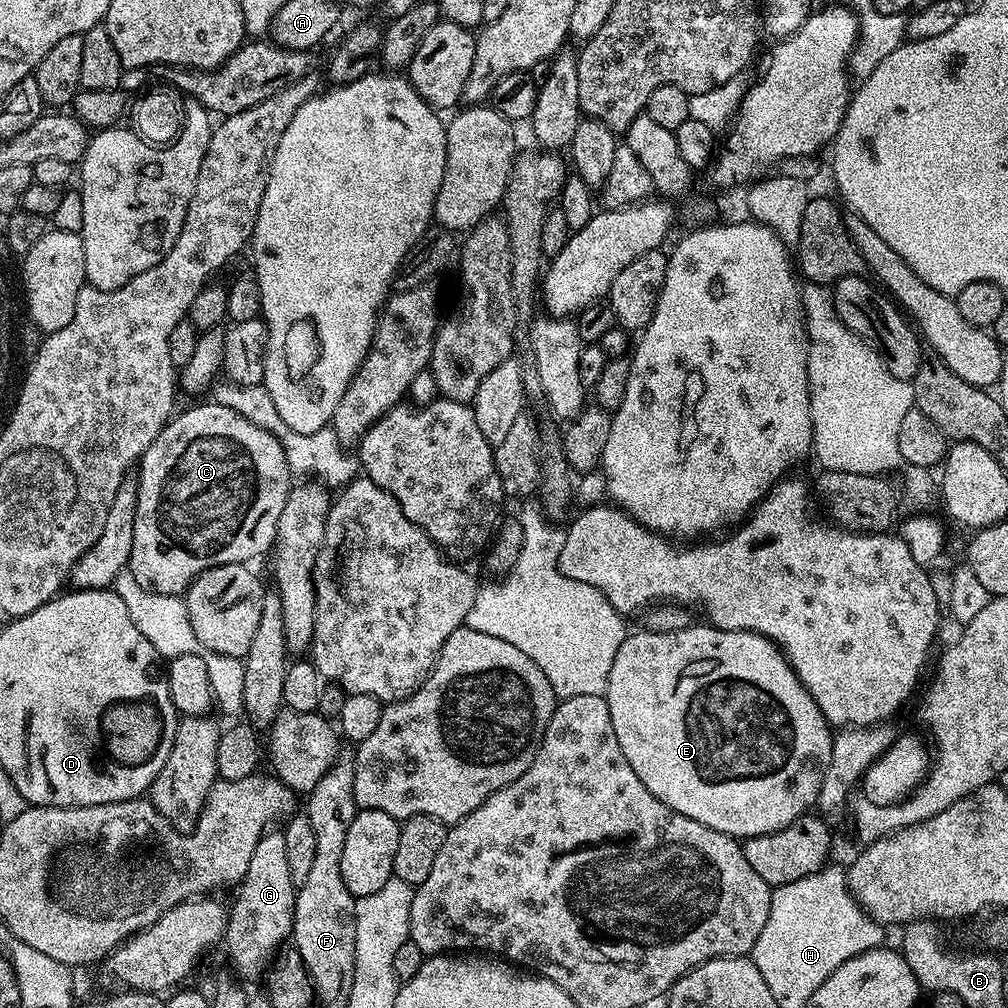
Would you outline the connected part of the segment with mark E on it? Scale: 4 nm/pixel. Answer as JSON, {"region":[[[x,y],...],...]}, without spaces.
{"region":[[[707,622],[693,623],[677,632],[650,632],[639,630],[625,635],[622,646],[618,646],[618,654],[614,654],[614,666],[610,666],[606,699],[610,706],[610,722],[614,726],[614,734],[618,738],[618,746],[622,746],[622,754],[626,754],[626,762],[634,766],[634,774],[642,778],[642,786],[654,794],[678,814],[686,814],[686,818],[694,818],[694,822],[702,822],[702,826],[710,826],[714,830],[724,832],[728,836],[747,838],[758,834],[770,834],[774,830],[782,830],[790,826],[799,816],[809,811],[808,807],[816,804],[822,786],[822,778],[830,766],[832,753],[833,729],[825,719],[814,698],[796,676],[796,671],[788,664],[783,651],[771,640],[767,640],[757,632],[735,632],[714,628]]]}

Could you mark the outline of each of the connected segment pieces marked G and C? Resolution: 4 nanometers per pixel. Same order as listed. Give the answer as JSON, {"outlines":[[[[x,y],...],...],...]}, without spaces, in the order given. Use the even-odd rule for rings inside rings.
{"outlines":[[[[283,831],[265,832],[258,846],[254,846],[250,866],[246,866],[244,879],[238,885],[240,893],[228,908],[228,929],[222,941],[223,947],[228,947],[228,956],[241,977],[263,977],[278,949],[291,937],[297,887],[290,878],[290,865],[286,863]]],[[[215,402],[207,403],[196,404],[193,408],[186,409],[181,416],[180,413],[173,415],[166,427],[158,434],[156,441],[146,449],[138,461],[140,472],[138,471],[136,481],[138,494],[136,495],[136,517],[134,518],[134,542],[130,550],[127,571],[134,574],[138,586],[142,586],[154,594],[179,596],[187,593],[188,587],[206,570],[210,570],[214,566],[252,562],[255,556],[260,556],[263,552],[265,555],[276,541],[278,518],[282,518],[282,506],[286,506],[286,498],[294,487],[294,477],[286,462],[286,454],[282,450],[278,438],[274,438],[274,434],[262,430],[262,426],[254,426],[254,422],[246,422],[246,418],[242,418],[242,414],[234,414],[234,410],[230,410],[226,406]]]]}

